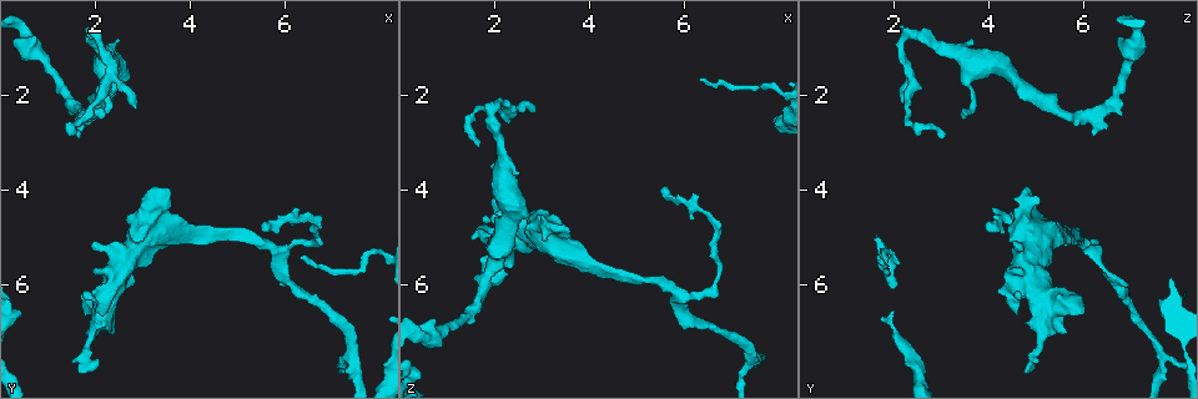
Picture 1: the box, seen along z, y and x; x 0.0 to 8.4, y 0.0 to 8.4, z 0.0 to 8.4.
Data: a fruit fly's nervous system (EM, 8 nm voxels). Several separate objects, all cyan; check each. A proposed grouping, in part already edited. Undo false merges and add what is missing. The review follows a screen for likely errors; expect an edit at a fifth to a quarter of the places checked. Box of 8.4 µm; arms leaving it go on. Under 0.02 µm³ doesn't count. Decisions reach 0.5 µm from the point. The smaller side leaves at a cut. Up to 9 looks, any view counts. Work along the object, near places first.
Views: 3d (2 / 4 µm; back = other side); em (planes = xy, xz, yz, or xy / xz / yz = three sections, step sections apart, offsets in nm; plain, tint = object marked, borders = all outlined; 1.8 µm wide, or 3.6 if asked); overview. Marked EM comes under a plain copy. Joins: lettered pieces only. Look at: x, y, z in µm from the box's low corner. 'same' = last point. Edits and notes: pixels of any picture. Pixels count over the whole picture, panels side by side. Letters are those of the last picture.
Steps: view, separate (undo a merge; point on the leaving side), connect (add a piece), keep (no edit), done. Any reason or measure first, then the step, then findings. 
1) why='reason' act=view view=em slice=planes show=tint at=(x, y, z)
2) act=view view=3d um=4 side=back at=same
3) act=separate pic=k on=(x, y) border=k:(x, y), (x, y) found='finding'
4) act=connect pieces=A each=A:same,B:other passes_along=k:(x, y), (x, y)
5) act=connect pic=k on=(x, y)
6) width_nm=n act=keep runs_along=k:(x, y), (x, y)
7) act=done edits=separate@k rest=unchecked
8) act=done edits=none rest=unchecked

why='free end' act=view view=3d um=4 at=(2.05, 7.65, 4.90)

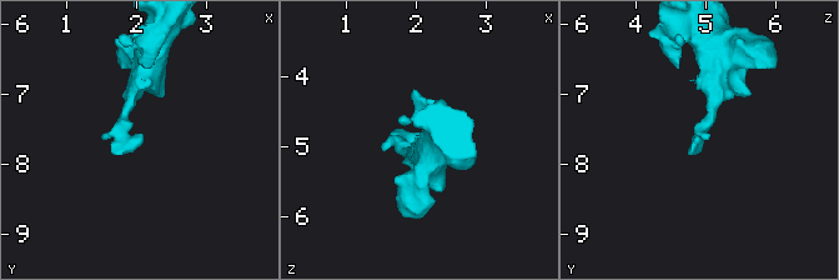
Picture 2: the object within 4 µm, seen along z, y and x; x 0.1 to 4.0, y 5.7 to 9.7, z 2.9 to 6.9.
why='need the tissue' act=view view=em slice=yz step=4 show=borders at=(2.05, 7.70, 4.90)

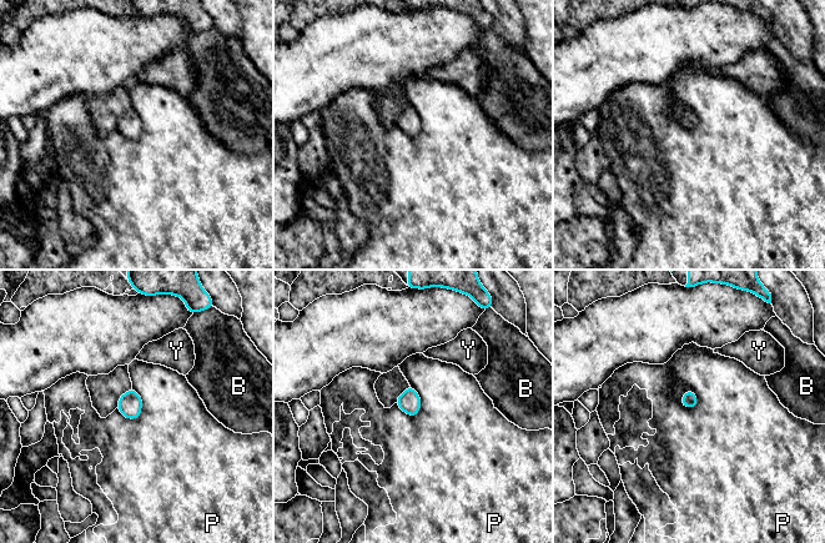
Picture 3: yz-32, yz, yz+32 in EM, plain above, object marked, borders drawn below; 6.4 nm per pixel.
act=keep each=B:other,P:other,Y:other border=3:(410, 385), (421, 400), (414, 417) found='no lettered piece goes on from it'

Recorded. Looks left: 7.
why='an open end' act=view view=em slice=planes show=borders at=(5.60, 4.75, 3.95)

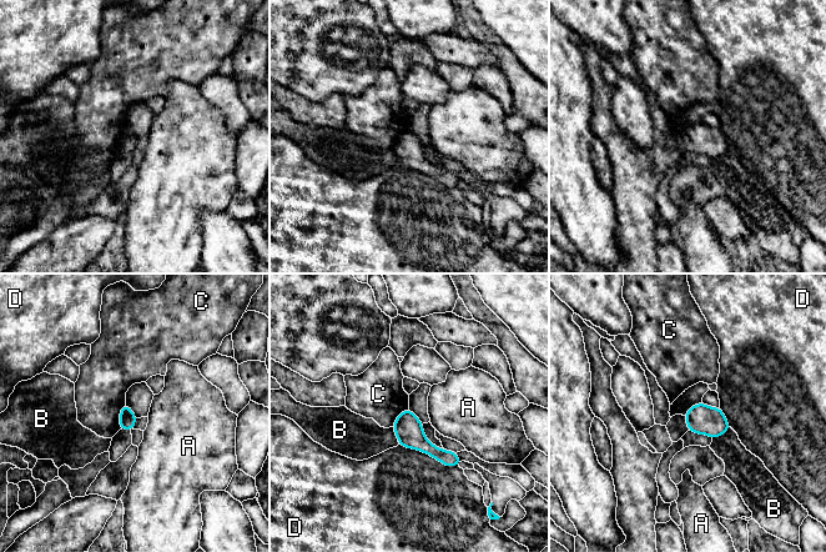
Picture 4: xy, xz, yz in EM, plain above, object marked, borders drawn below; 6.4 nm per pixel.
act=keep each=A:other,B:other,C:other,D:other border=4:(125, 402), (119, 417), (120, 428) found='none of them fits'

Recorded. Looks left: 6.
why='looks like a crossing' act=view view=em slice=planes show=borders at=(2.60, 5.50, 4.80)

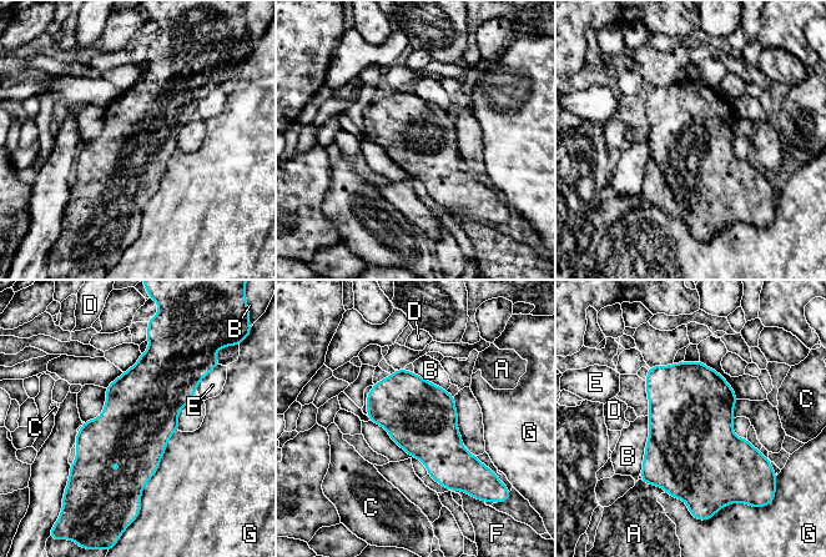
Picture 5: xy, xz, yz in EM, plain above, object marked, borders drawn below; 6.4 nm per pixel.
width_nm=460 act=keep each=A:other,B:other,C:other,D:other,E:other,F:other,G:other border=5:(177, 430), (142, 490), (140, 506) found='continuous, no second neuron'

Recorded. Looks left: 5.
why='abrupt turn' act=view view=3d um=2 at=(1.90, 0.70, 2.40)

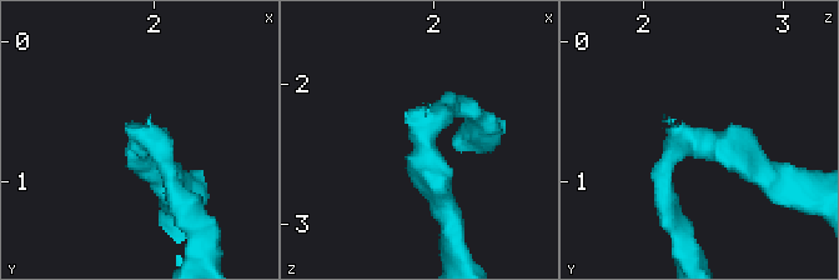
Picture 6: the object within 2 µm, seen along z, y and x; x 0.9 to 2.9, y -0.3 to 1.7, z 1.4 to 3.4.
arm_widths_nm=170,200 why='need the tissue' act=view view=em um=3.6 slice=planes show=tint at=(1.94, 0.70, 2.38)

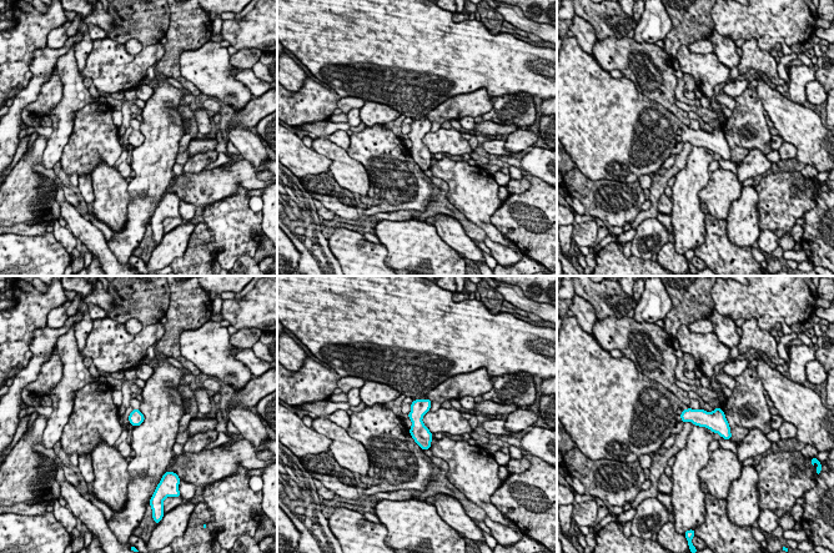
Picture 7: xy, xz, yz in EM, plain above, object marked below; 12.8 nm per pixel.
why='see the neighbours' act=view view=em um=3.6 slice=planes show=borders at=same

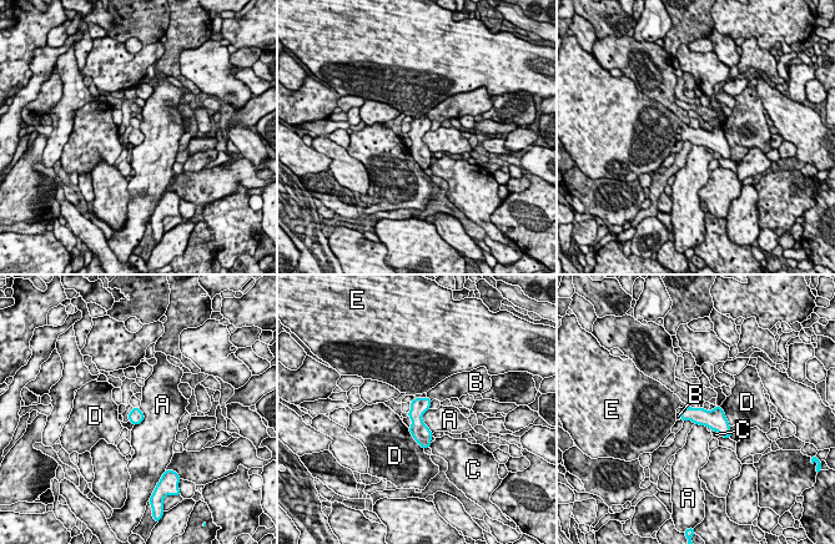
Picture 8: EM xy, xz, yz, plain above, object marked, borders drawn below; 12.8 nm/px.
width_nm=190 act=connect pic=8 on=(667, 403) each=A:other,B:other,C:other,D:other,E:same found='the neuron continues'

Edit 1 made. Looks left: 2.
act=done edits=connect@8 rest=unchecked

